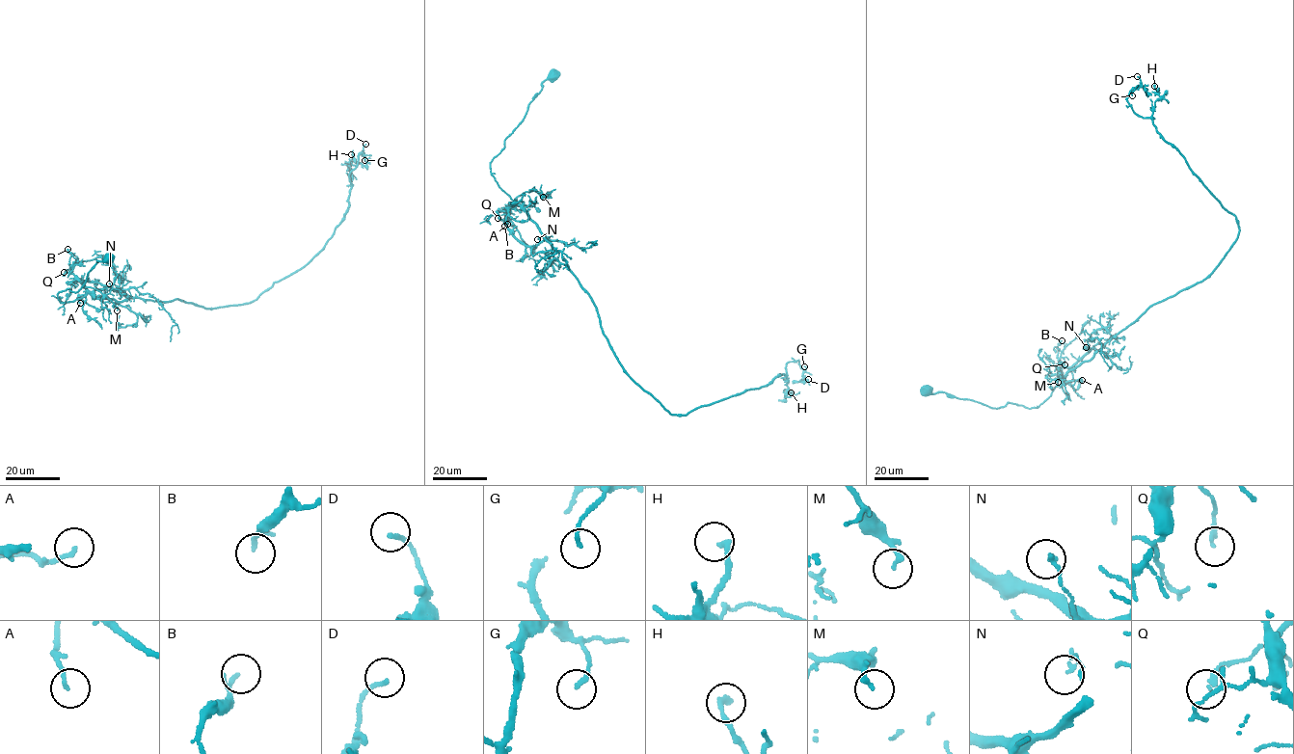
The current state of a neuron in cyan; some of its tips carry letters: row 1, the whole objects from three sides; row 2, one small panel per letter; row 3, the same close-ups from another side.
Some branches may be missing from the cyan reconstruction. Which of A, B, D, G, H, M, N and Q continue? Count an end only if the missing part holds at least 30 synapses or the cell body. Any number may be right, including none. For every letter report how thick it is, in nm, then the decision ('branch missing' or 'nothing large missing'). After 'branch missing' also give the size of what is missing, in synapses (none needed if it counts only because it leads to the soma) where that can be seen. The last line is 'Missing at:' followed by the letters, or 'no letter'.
A: 130 nm thick; branch missing; about 30 synapses
B: 110 nm thick; nothing large missing
D: 140 nm thick; nothing large missing
G: 140 nm thick; nothing large missing
H: 200 nm thick; nothing large missing
M: 160 nm thick; nothing large missing
N: 130 nm thick; nothing large missing
Q: 140 nm thick; nothing large missing
Missing at: A

